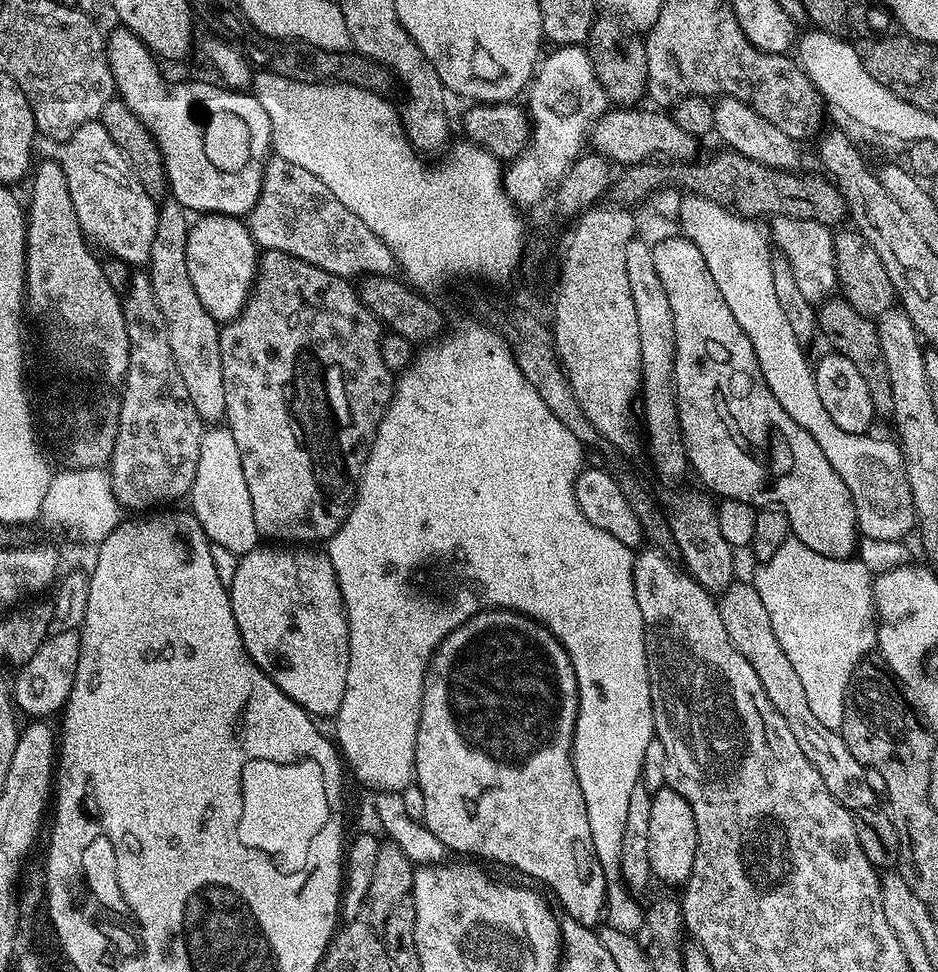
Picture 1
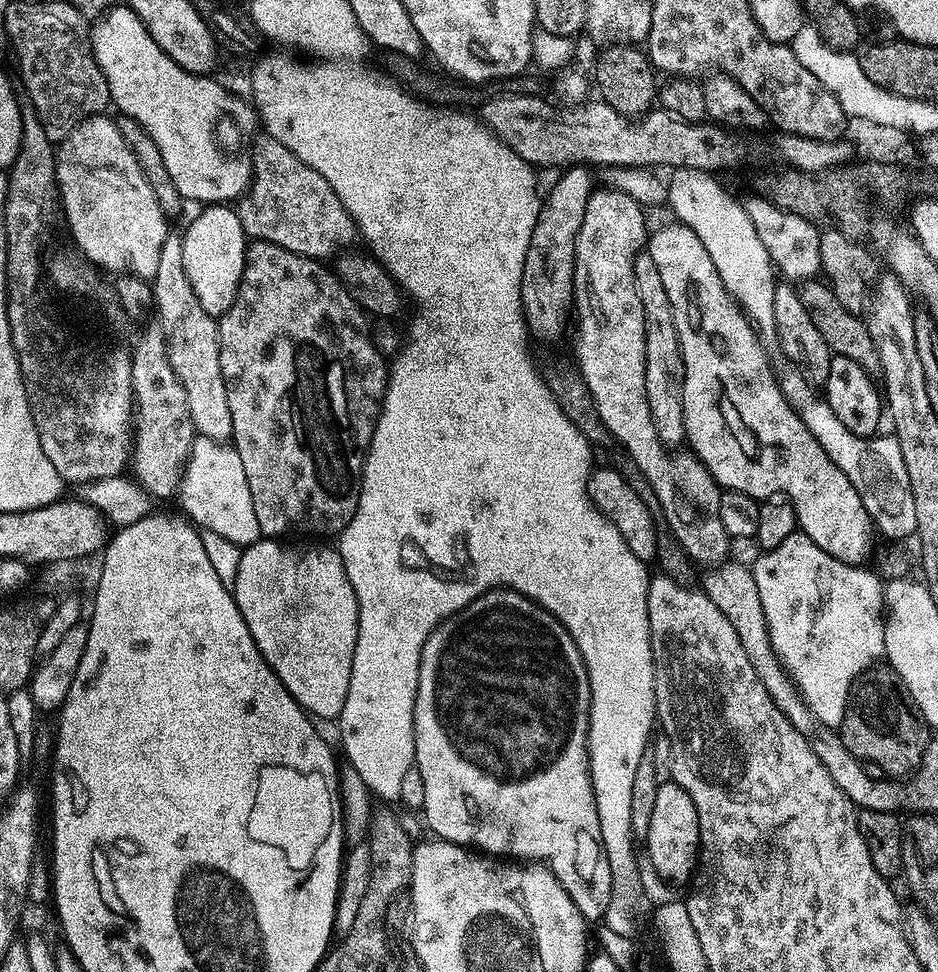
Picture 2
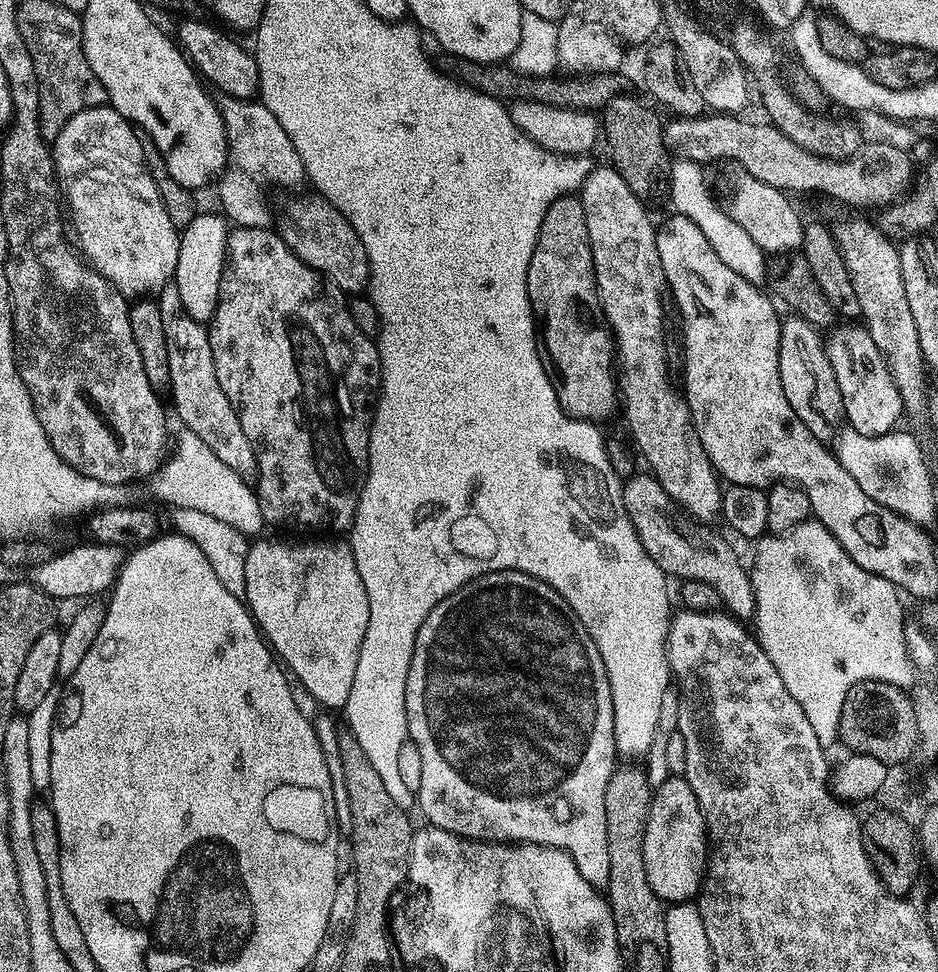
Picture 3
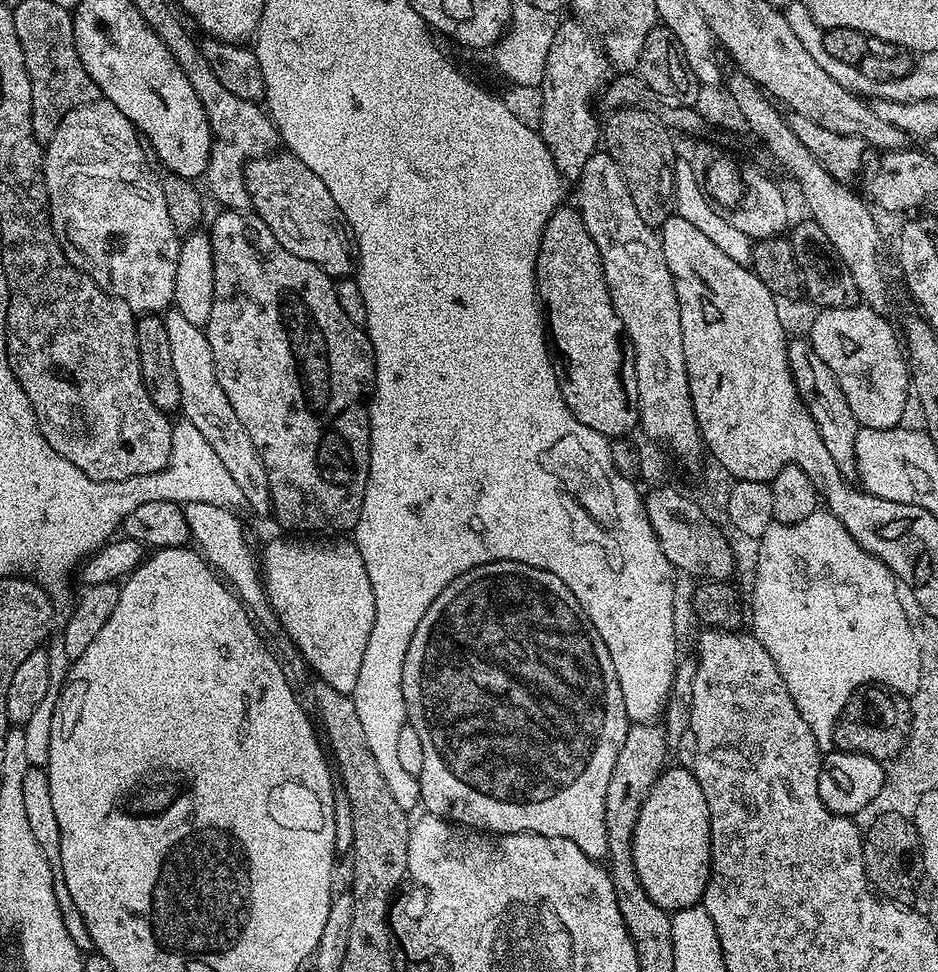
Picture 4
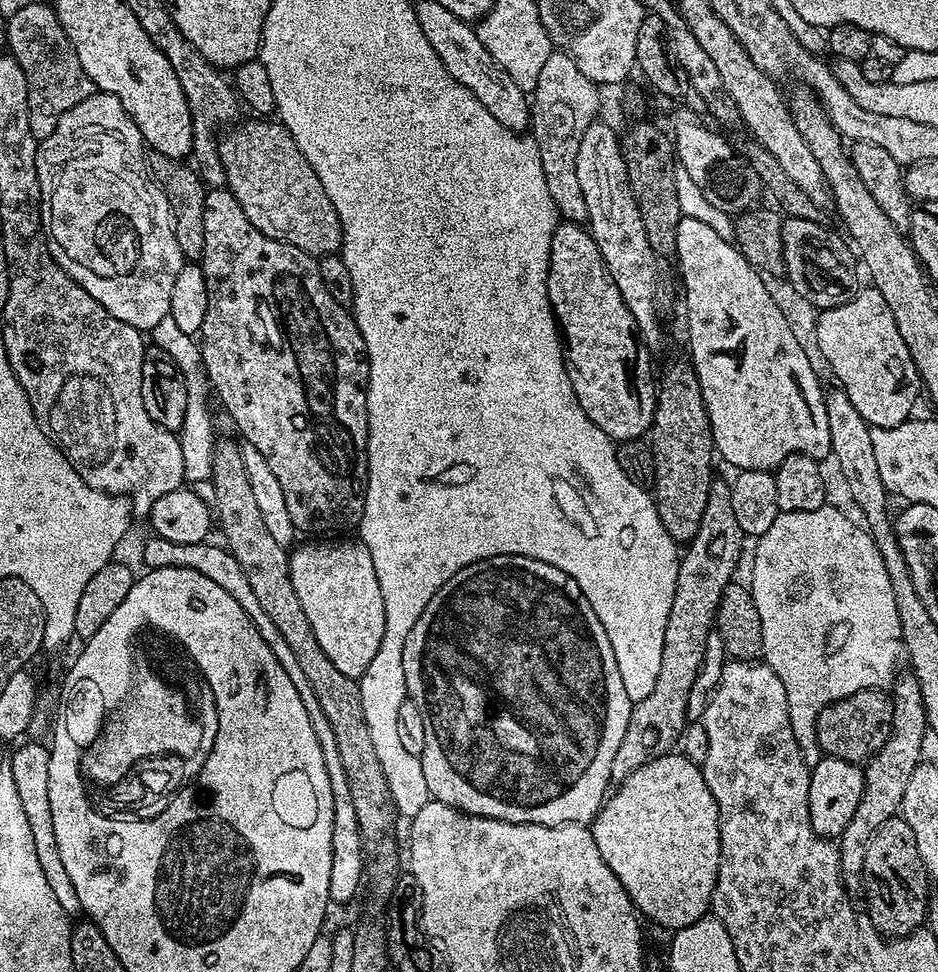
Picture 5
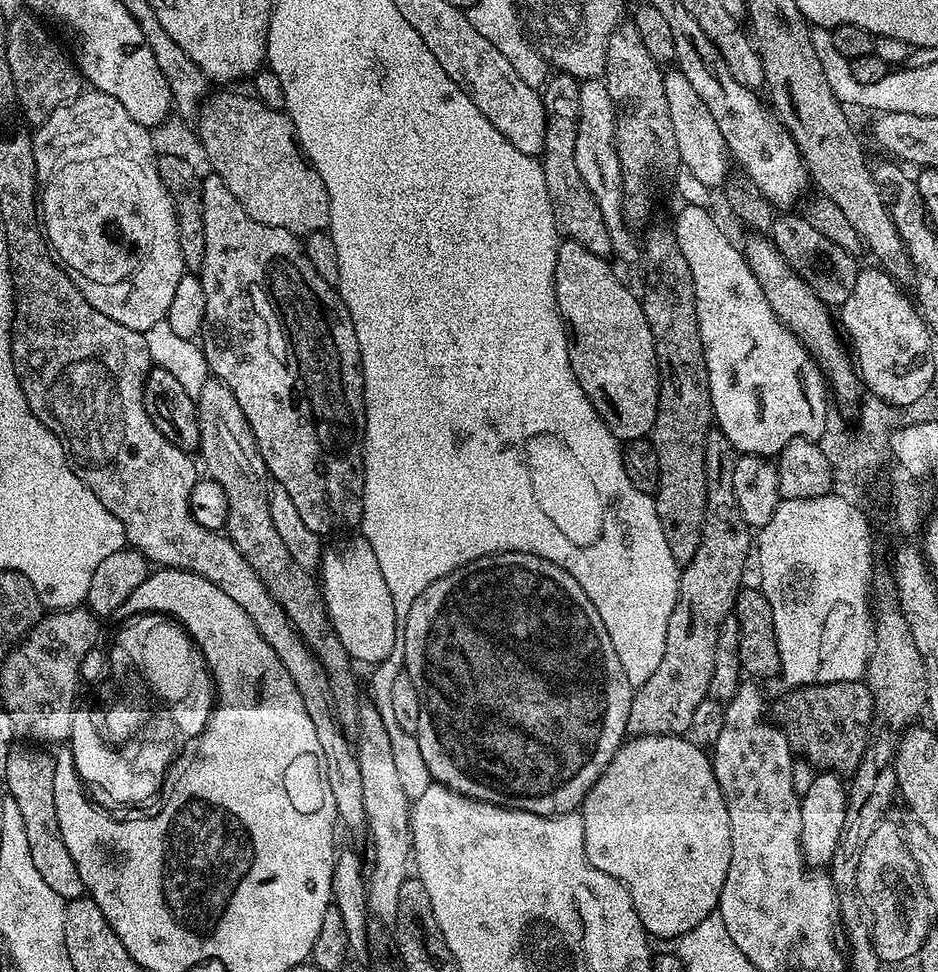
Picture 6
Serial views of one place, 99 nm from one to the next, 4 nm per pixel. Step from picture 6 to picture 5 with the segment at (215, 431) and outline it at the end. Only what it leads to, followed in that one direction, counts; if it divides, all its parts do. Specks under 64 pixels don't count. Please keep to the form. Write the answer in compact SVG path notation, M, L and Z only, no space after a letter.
M243 466L235 467L217 467L214 472L214 508L218 513L218 528L224 531L223 543L246 572L247 581L250 582L259 605L266 610L267 617L278 626L279 633L294 650L295 659L299 661L300 668L322 705L322 711L330 721L330 727L334 729L334 739L338 742L338 758L342 758L342 766L346 769L346 783L350 786L350 799L358 814L358 830L362 830L365 845L380 844L391 832L396 812L390 800L388 804L390 789L386 786L386 774L382 774L382 762L378 762L374 742L370 742L366 714L362 714L359 683L346 678L346 674L342 674L342 670L338 670L334 662L326 658L326 650L318 646L318 638L314 638L314 630L310 630L310 618L306 618L302 602L294 592L294 582L288 569L289 553L285 545L274 542L274 537L266 530L262 514L254 503L254 490L250 490L246 470Z

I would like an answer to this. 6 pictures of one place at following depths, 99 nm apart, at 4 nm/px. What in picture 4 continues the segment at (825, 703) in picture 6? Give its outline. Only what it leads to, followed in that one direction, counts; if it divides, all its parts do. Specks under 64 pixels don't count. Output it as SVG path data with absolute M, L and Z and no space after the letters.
M883 687L857 688L834 726L833 745L842 752L857 752L881 762L891 762L905 751L911 714L905 697Z

